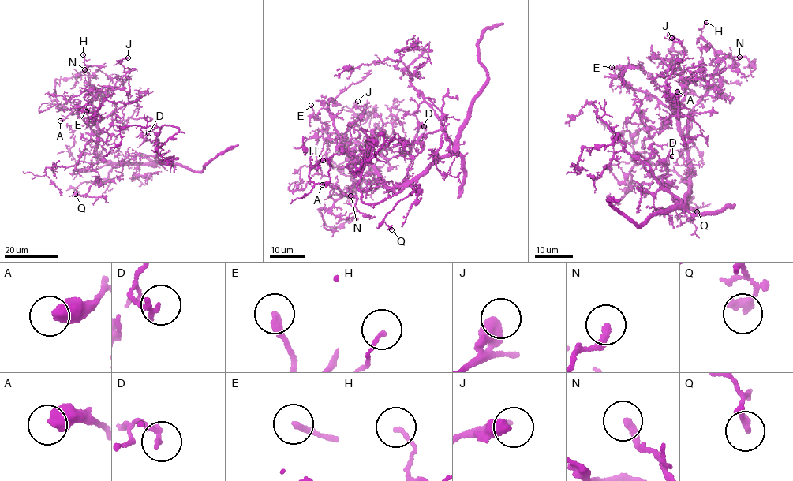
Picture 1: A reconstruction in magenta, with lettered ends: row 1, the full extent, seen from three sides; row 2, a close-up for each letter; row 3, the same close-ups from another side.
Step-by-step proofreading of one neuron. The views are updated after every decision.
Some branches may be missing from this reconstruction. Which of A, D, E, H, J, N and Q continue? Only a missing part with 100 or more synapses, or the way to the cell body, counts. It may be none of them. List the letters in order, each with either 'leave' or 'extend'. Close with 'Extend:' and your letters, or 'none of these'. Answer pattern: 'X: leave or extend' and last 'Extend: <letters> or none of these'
A: leave
D: leave
E: leave
H: leave
J: leave
N: leave
Q: leave
Extend: none of these

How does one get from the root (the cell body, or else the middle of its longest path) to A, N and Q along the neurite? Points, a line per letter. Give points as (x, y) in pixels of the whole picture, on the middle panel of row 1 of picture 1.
A: (412, 180), (390, 187), (372, 172), (345, 192), (328, 184), (322, 184)
N: (412, 180), (388, 186), (368, 163), (352, 160), (353, 181), (357, 188), (350, 195)
Q: (412, 180), (417, 180), (411, 186), (413, 192), (397, 201), (386, 214), (384, 222), (391, 229)

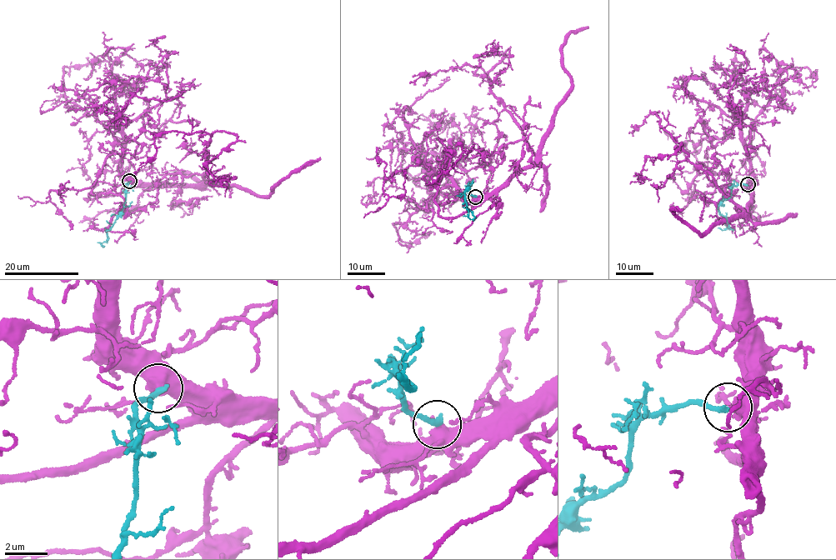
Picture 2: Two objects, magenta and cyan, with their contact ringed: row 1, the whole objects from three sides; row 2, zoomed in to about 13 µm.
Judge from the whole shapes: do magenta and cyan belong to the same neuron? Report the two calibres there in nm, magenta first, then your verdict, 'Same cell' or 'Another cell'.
Thickness 360 nm (magenta) against 280 nm. Same cell

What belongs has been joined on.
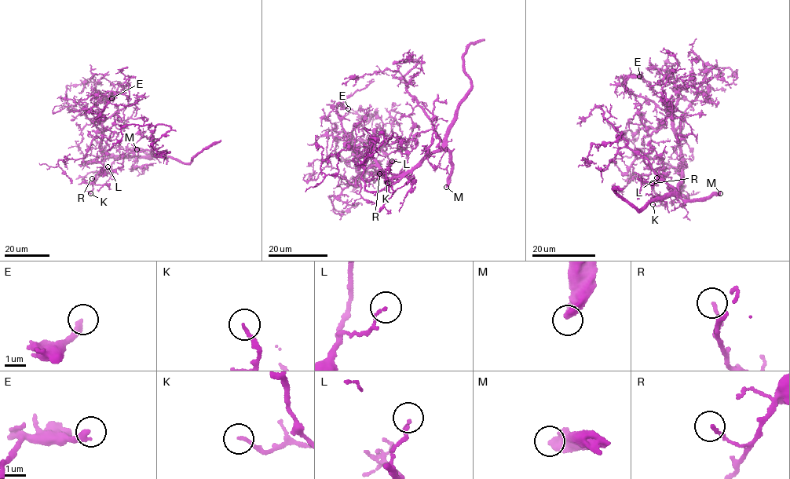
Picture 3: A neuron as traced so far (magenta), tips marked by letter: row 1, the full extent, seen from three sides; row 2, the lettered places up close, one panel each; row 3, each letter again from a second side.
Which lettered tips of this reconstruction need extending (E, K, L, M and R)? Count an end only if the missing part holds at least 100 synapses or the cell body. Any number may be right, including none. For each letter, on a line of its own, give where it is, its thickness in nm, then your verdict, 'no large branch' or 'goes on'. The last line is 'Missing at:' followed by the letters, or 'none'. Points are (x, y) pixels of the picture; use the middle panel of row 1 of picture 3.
E: place (348, 108); calibre 280 nm; goes on
K: place (387, 183); calibre 140 nm; no large branch
L: place (392, 161); calibre 120 nm; no large branch
M: place (446, 187); calibre 500 nm; goes on
R: place (379, 173); calibre 120 nm; no large branch
Missing at: E, M

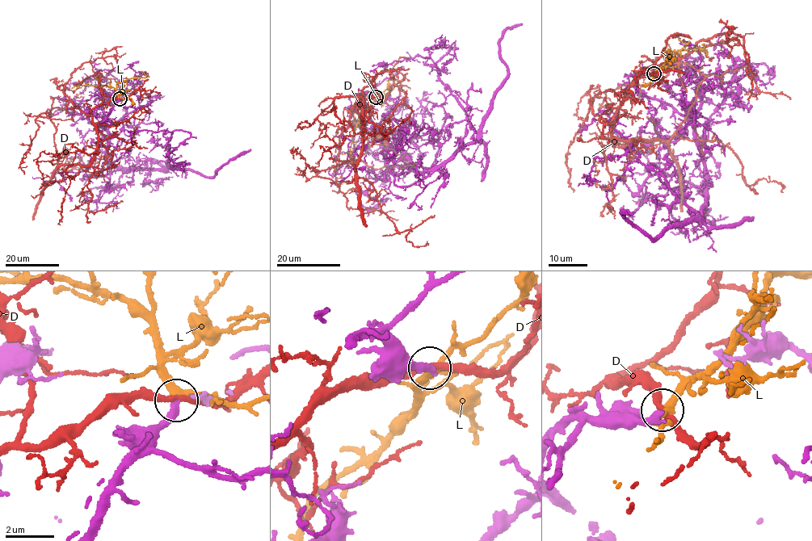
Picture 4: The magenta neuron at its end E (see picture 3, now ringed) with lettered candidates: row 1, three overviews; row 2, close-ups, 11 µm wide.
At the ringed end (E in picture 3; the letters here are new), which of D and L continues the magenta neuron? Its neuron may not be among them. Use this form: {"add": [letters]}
{"add": ["L"]}

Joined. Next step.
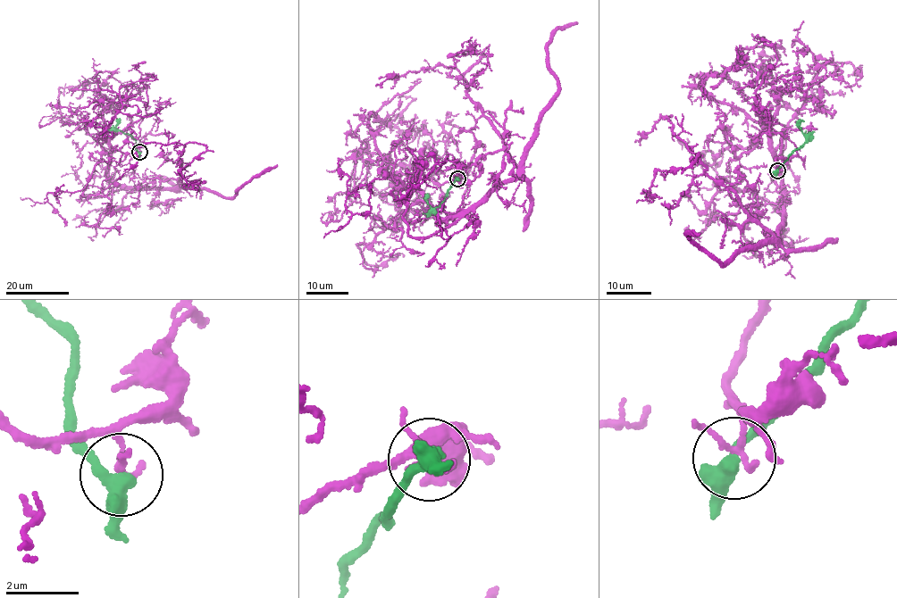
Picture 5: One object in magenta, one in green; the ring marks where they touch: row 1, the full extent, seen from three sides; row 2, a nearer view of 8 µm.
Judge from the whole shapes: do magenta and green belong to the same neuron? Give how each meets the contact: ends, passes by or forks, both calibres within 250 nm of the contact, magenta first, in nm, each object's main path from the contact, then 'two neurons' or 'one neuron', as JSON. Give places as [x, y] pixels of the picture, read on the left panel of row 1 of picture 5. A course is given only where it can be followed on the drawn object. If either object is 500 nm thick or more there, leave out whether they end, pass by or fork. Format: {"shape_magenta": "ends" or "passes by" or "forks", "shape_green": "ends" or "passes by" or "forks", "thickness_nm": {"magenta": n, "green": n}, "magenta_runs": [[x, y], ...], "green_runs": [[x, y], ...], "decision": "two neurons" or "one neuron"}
{"shape_magenta": "passes by", "shape_green": "passes by", "thickness_nm": {"magenta": 160, "green": 400}, "magenta_runs": [[139, 152], [118, 132], [109, 178], [173, 187], [184, 145], [206, 146], [180, 170], [197, 181], [188, 187]], "green_runs": [[140, 152], [129, 135], [115, 128], [120, 118]], "decision": "two neurons"}

